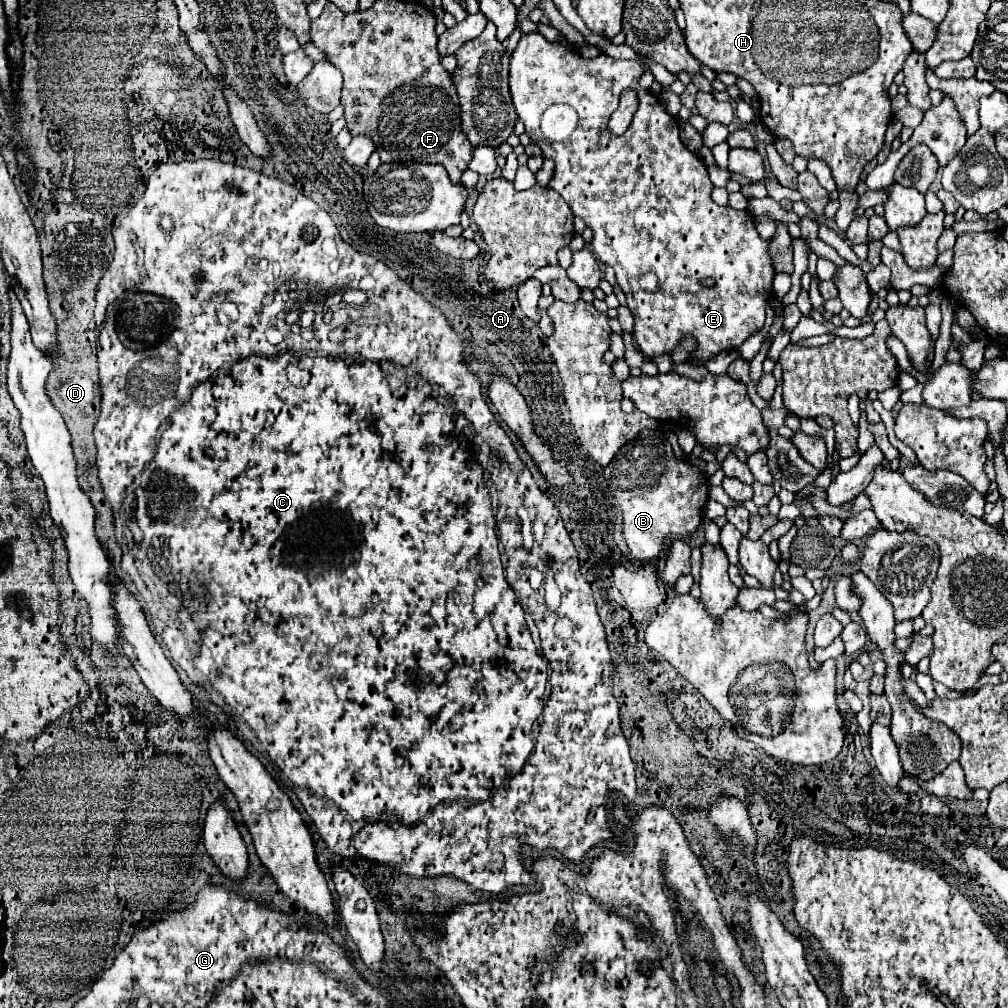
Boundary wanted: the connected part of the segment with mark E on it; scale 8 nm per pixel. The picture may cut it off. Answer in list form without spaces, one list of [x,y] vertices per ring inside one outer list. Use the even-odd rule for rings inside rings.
[[[529,33],[529,35],[523,35],[523,37],[521,37],[517,49],[515,49],[513,55],[511,55],[509,88],[513,105],[515,105],[515,109],[517,109],[517,115],[519,115],[519,119],[525,123],[525,133],[531,137],[531,141],[535,141],[535,143],[541,147],[545,159],[553,159],[553,161],[555,161],[555,175],[553,175],[553,179],[549,181],[549,187],[555,189],[555,191],[567,201],[567,205],[571,207],[571,211],[573,211],[575,217],[581,217],[581,219],[587,223],[587,227],[593,229],[595,237],[593,237],[593,241],[591,241],[591,249],[595,251],[595,255],[597,255],[605,265],[611,263],[613,269],[615,269],[617,285],[619,285],[621,291],[625,293],[625,297],[627,297],[627,307],[629,307],[629,311],[631,311],[633,317],[635,317],[633,339],[635,339],[635,343],[639,345],[641,353],[643,353],[645,357],[655,357],[655,355],[661,355],[661,353],[671,353],[673,347],[675,347],[685,335],[693,335],[693,337],[697,339],[697,343],[699,343],[699,349],[697,349],[695,353],[691,353],[691,363],[693,363],[693,365],[701,365],[701,363],[705,363],[707,359],[711,359],[713,355],[717,355],[717,353],[721,353],[721,351],[725,351],[725,349],[737,349],[749,335],[753,335],[755,331],[759,331],[759,329],[763,327],[763,323],[765,323],[765,303],[769,301],[771,291],[773,291],[775,269],[773,269],[773,263],[771,263],[771,257],[769,257],[769,241],[763,241],[763,239],[759,237],[759,233],[757,233],[757,229],[755,229],[755,223],[753,223],[753,219],[749,217],[749,213],[747,213],[747,211],[737,211],[737,209],[731,209],[731,207],[719,207],[719,205],[715,205],[715,203],[711,201],[713,183],[709,181],[707,167],[705,167],[703,161],[701,161],[695,153],[691,153],[691,151],[683,145],[683,141],[679,139],[679,123],[675,121],[675,117],[665,111],[663,103],[661,103],[657,97],[653,97],[647,89],[643,89],[643,87],[639,85],[639,79],[641,79],[643,73],[645,73],[645,69],[639,65],[639,61],[615,61],[615,59],[611,59],[611,57],[605,55],[605,53],[601,53],[601,55],[595,57],[595,59],[585,59],[585,57],[581,57],[581,53],[579,53],[577,49],[573,49],[573,47],[563,47],[563,45],[549,43],[541,33]],[[627,87],[637,89],[637,93],[639,93],[639,109],[637,109],[637,113],[635,113],[635,117],[633,117],[631,127],[629,127],[621,137],[617,137],[617,135],[613,135],[613,133],[607,129],[607,123],[609,123],[611,113],[617,109],[621,91],[627,89]],[[555,103],[565,103],[565,105],[573,107],[573,109],[577,111],[577,115],[579,115],[579,125],[577,125],[577,129],[575,129],[575,131],[571,133],[571,137],[565,139],[565,141],[545,141],[545,137],[543,137],[543,133],[541,133],[541,129],[539,129],[539,121],[541,121],[541,115],[543,115],[545,107],[555,105]],[[647,271],[653,271],[653,273],[657,273],[657,277],[659,277],[659,291],[655,291],[655,293],[647,293],[647,291],[643,291],[643,289],[637,285],[637,283],[639,283],[639,277],[641,277],[643,273],[647,273]],[[705,277],[715,279],[715,287],[713,287],[713,289],[707,289],[707,287],[703,287],[703,285],[699,283],[699,281],[705,279]]]

